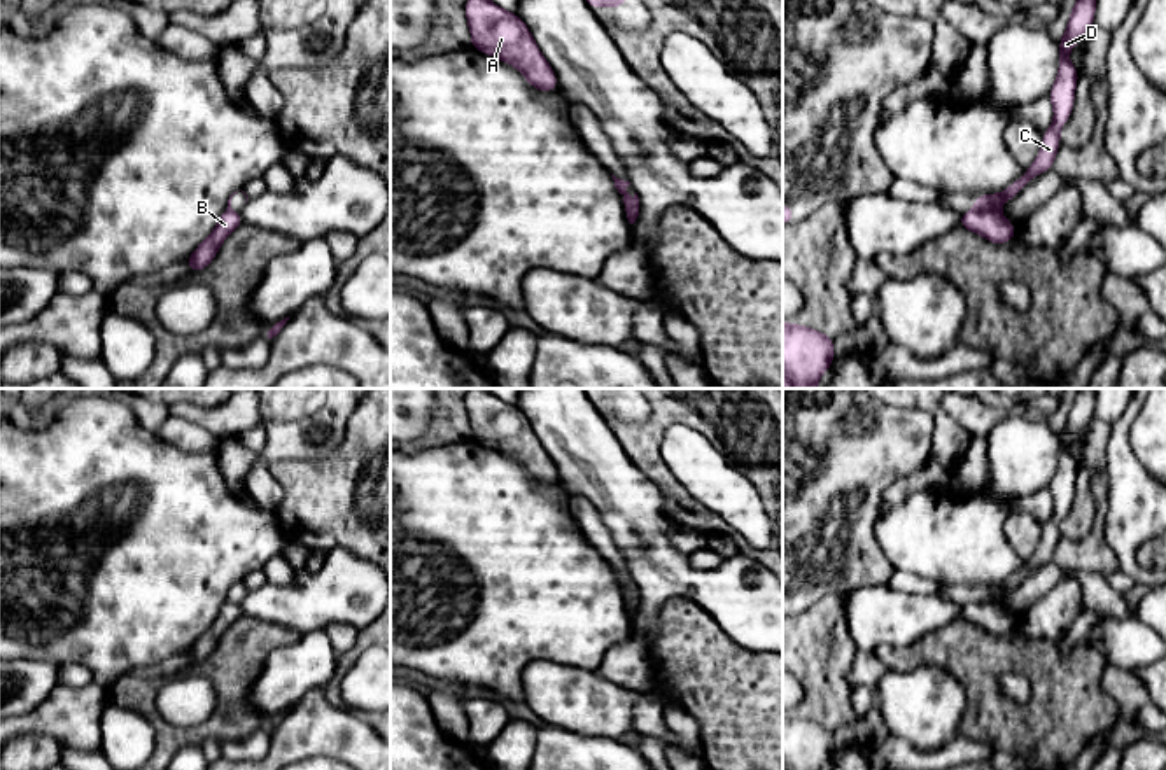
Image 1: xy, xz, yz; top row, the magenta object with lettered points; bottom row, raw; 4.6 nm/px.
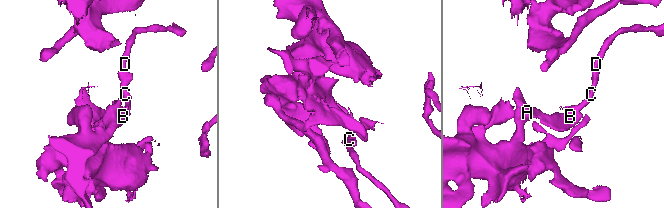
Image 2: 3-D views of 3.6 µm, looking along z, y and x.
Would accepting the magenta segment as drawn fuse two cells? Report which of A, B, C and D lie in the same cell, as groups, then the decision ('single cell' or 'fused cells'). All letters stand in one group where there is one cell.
groups A B / C D; fused cells

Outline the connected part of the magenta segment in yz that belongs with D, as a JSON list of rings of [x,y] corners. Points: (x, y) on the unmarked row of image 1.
[[[1082,388],[1070,399],[1071,408],[1063,429],[1059,430],[1057,469],[1052,481],[1047,485],[1054,499],[1054,513],[1043,523],[1042,541],[1035,555],[1028,558],[1024,562],[1024,567],[1014,572],[1003,584],[973,586],[973,590],[977,592],[977,598],[970,602],[993,604],[1007,593],[1014,592],[1036,567],[1050,564],[1054,560],[1054,548],[1063,537],[1059,532],[1059,522],[1070,511],[1070,506],[1073,502],[1075,480],[1078,474],[1078,462],[1071,457],[1068,444],[1085,425],[1089,425],[1094,415],[1096,390],[1098,388]]]

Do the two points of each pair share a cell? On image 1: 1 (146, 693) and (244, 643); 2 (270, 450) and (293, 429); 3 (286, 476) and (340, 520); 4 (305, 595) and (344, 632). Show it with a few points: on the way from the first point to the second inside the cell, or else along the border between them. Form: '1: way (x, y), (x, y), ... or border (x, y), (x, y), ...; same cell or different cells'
1: way (170, 734), (205, 732), (231, 706), (231, 683); same cell
2: way (275, 447), (287, 434); same cell
3: way (300, 480), (326, 506); same cell
4: border (356, 629), (345, 623), (331, 623), (324, 630); different cells

